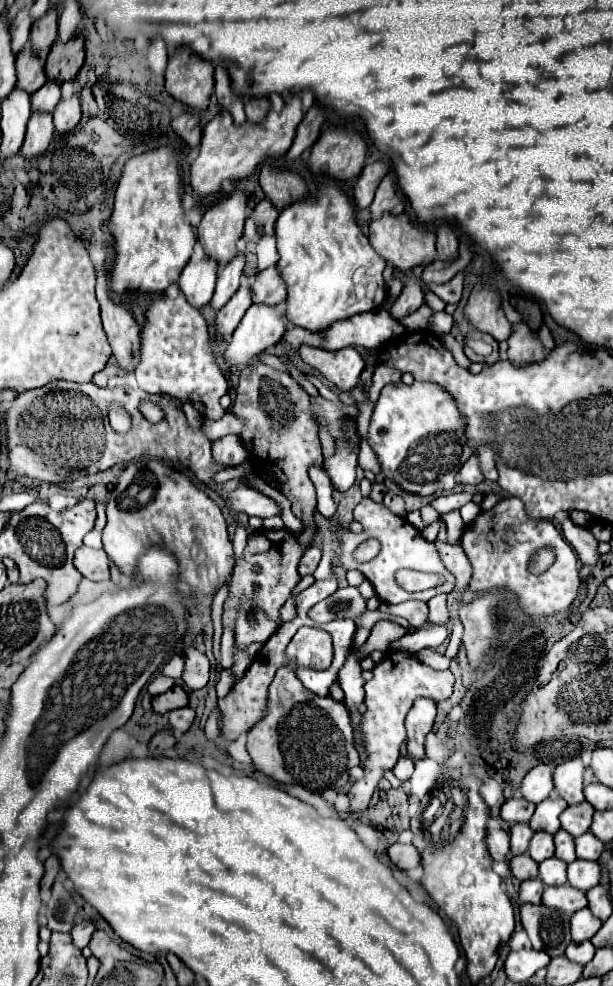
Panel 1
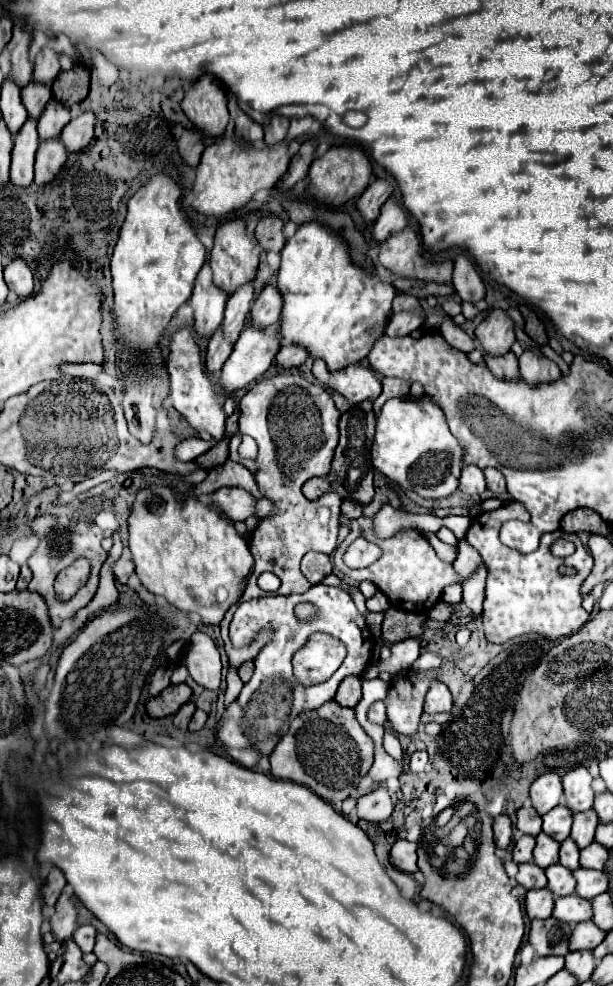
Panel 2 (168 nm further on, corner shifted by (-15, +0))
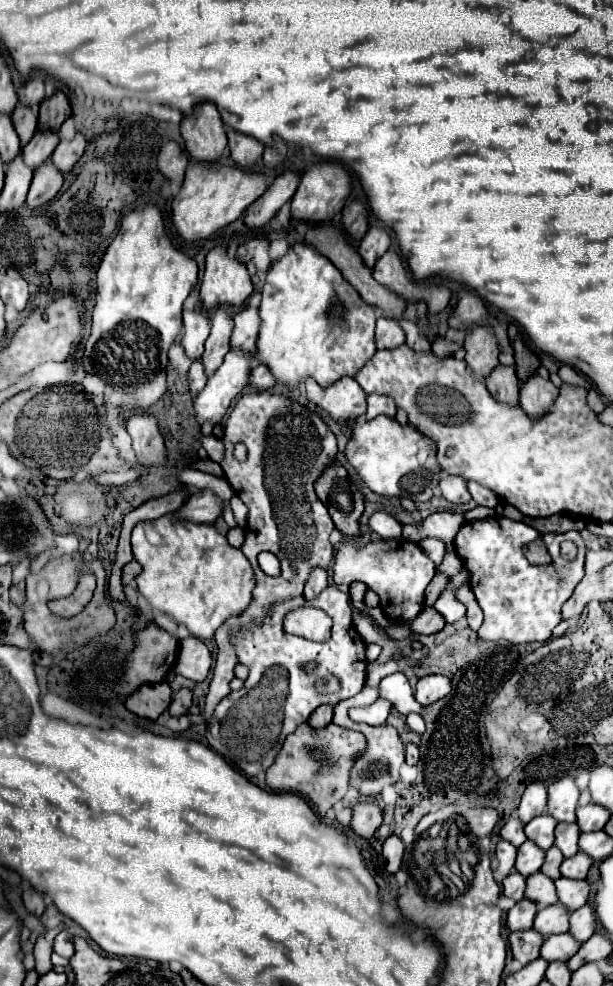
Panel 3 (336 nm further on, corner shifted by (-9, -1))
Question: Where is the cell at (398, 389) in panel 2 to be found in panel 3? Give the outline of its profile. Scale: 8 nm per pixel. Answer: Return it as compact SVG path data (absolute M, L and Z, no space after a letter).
M370 394L370 396L366 398L366 402L368 402L368 408L366 408L366 420L374 420L374 418L380 416L380 414L394 418L394 414L396 414L396 406L394 406L394 400L392 400L390 396Z

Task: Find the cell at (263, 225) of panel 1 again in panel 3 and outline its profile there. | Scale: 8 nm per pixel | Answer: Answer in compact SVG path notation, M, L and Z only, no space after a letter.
M254 238L254 240L248 240L246 244L242 244L238 248L238 260L242 264L248 264L248 262L254 262L256 264L256 272L266 272L270 268L270 258L268 258L268 246L270 242L264 240L264 238Z

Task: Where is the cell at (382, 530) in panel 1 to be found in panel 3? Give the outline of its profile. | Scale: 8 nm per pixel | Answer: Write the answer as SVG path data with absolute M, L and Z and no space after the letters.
M404 538L368 542L364 546L348 540L348 544L338 548L332 570L336 584L350 584L354 580L364 582L380 596L382 612L392 620L402 618L402 622L412 622L420 614L424 608L424 590L434 578L434 562L422 552L418 544Z

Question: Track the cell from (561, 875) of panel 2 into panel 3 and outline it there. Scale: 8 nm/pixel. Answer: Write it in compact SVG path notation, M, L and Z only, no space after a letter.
M536 872L526 878L526 894L524 896L528 900L536 902L538 908L546 908L546 906L552 906L558 902L554 882L548 876L544 876L542 872Z

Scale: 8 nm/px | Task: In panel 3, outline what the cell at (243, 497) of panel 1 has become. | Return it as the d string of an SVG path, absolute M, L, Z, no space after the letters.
M210 490L194 492L184 506L174 514L174 518L186 518L186 522L212 524L222 514L224 502Z

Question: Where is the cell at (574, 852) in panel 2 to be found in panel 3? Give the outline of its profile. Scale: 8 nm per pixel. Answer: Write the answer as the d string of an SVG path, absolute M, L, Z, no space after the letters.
M552 846L552 848L546 852L546 858L544 858L544 864L542 864L540 872L542 872L542 874L546 874L548 878L556 880L556 878L560 876L560 870L558 870L558 868L560 868L562 860L564 860L562 852L558 852L558 848L556 848L556 846Z

